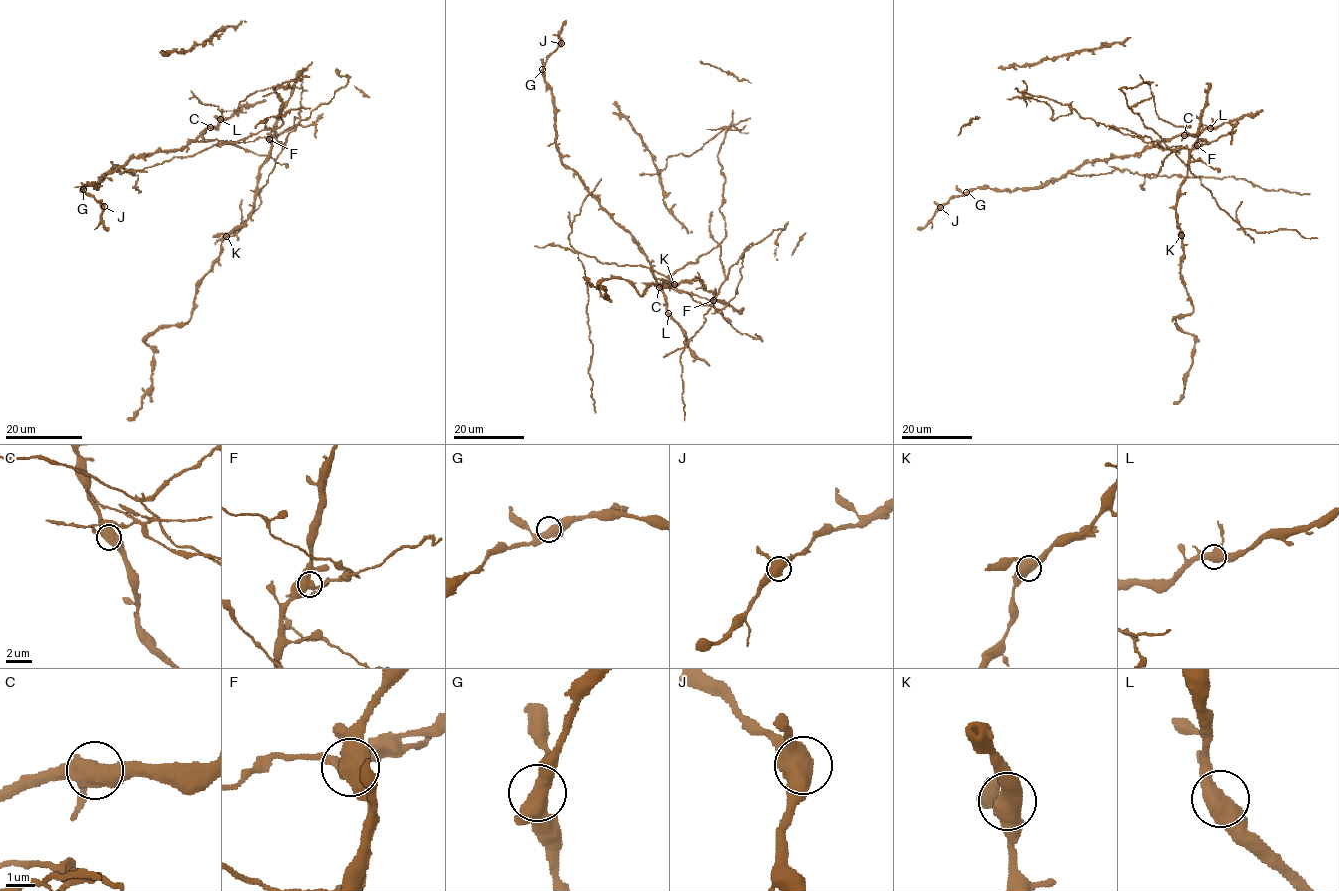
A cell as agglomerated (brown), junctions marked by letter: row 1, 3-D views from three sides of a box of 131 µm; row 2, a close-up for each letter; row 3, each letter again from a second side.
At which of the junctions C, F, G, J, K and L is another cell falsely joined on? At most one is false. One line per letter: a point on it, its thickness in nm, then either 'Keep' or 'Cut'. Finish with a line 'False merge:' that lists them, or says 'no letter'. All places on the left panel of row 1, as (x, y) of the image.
C: Place: (210, 127). Thickness 500 nm. Keep
F: Place: (269, 139). Thickness 500 nm. Cut
G: Place: (83, 189). Thickness 500 nm. Keep
J: Place: (104, 206). Thickness 500 nm. Keep
K: Place: (226, 236). Thickness 500 nm. Keep
L: Place: (220, 119). Thickness 600 nm. Keep
False merge: F

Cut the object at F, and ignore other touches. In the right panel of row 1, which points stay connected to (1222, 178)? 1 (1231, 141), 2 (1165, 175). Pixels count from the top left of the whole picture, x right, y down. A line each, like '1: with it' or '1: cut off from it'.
1: cut off from it
2: with it

